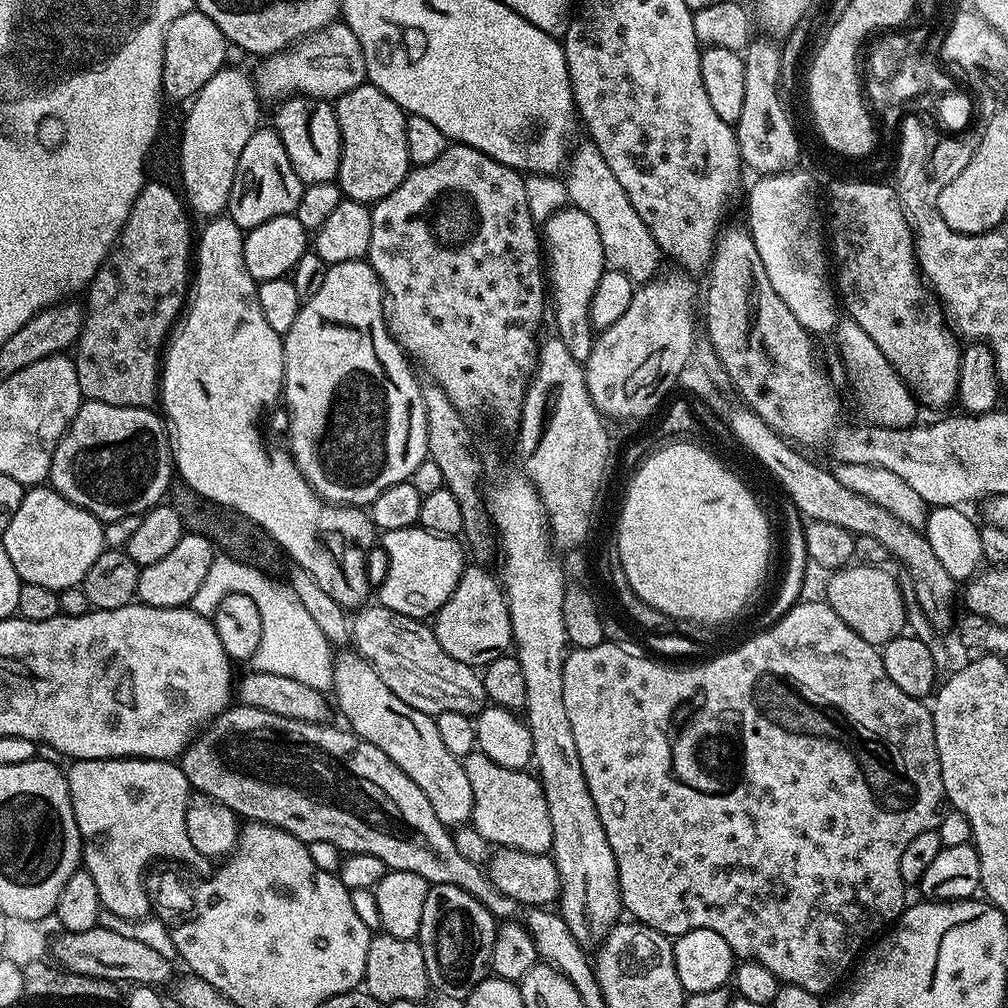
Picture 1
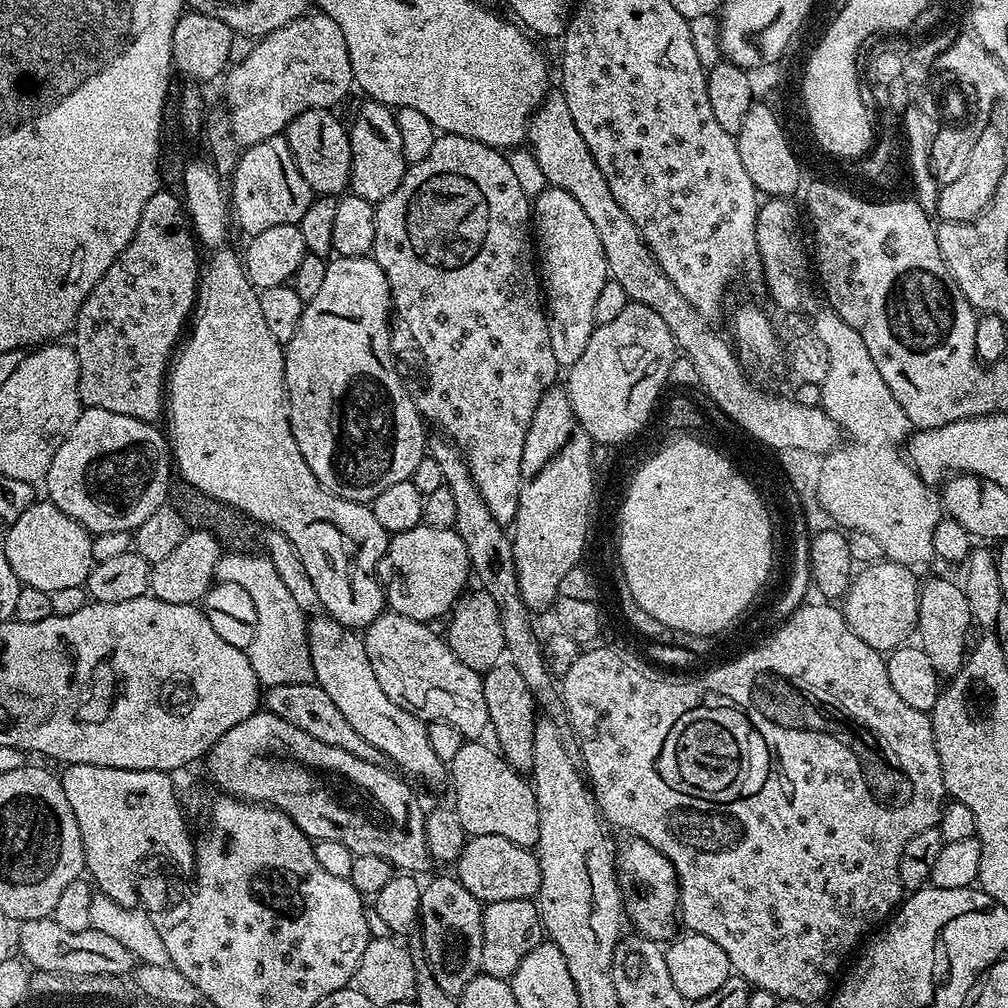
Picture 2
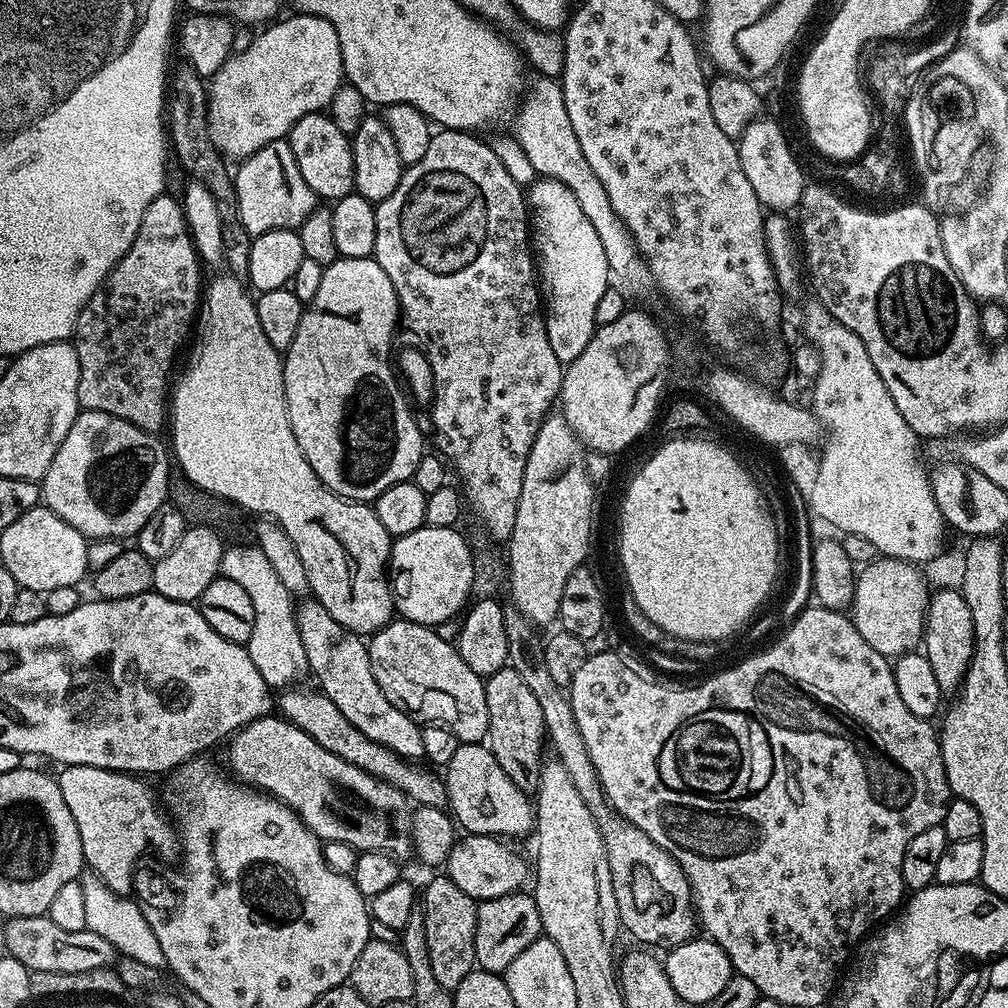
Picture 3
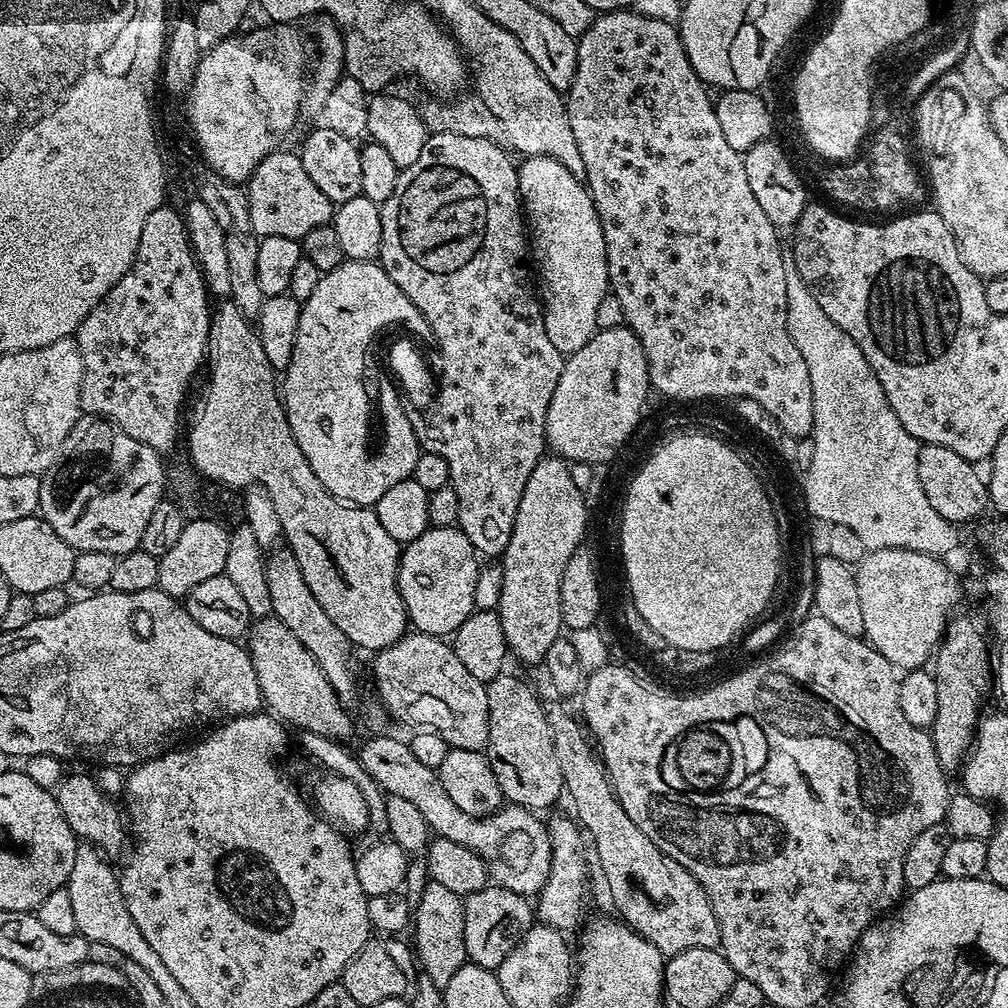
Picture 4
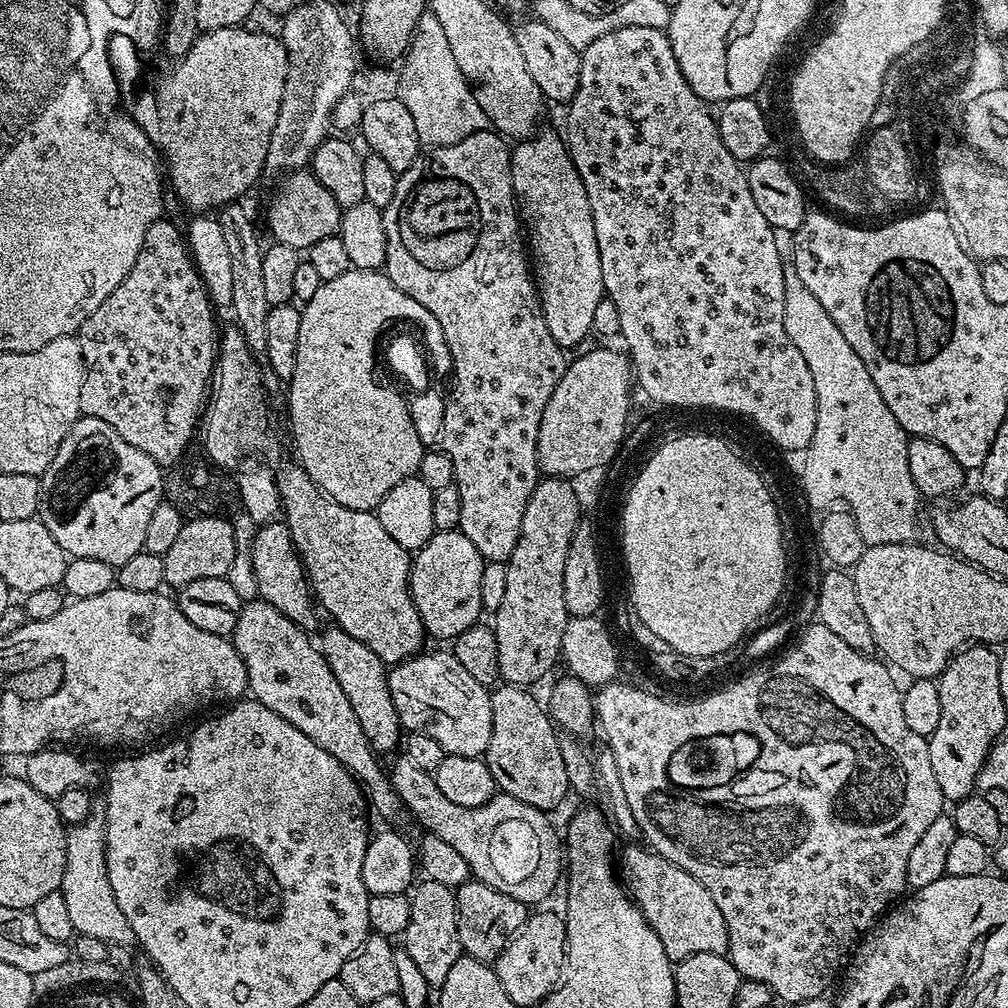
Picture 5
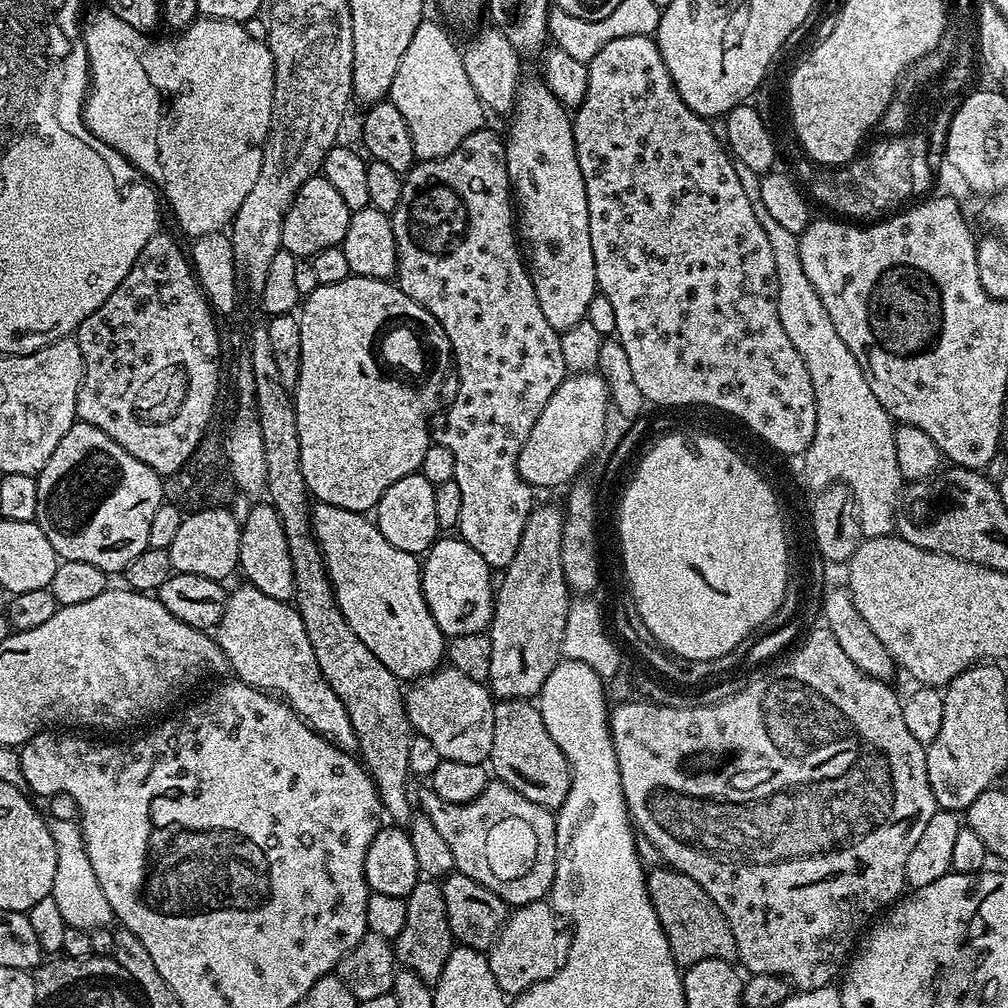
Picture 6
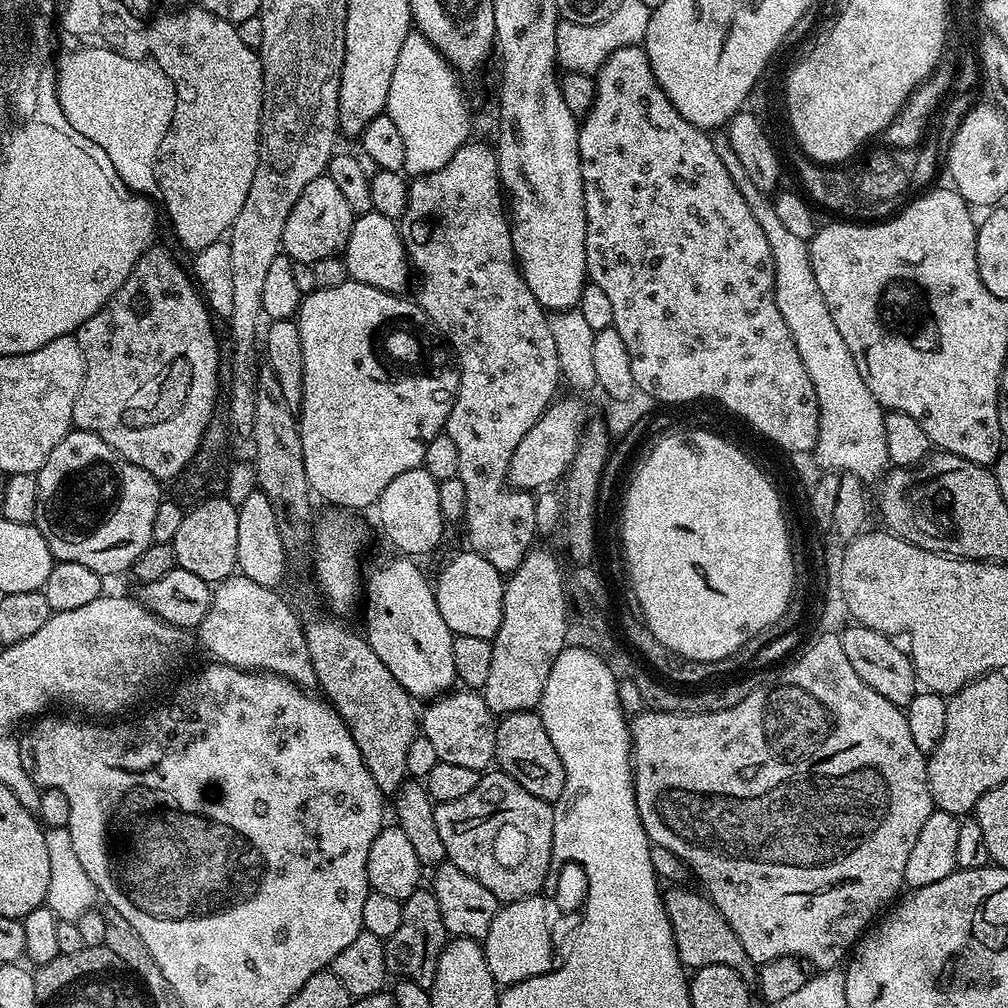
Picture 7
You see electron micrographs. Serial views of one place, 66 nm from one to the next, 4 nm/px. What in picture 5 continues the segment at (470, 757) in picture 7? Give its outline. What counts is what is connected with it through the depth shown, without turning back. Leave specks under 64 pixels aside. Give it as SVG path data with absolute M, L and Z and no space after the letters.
M428 651L388 668L390 698L394 698L401 725L408 732L430 734L447 755L483 757L490 746L492 725L489 689L477 682L451 651Z

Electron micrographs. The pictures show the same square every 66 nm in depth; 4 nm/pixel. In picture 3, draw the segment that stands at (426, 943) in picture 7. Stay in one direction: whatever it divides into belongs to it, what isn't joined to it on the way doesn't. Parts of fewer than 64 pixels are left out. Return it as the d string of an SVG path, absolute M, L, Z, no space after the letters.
M436 874L433 881L425 886L422 891L422 901L425 908L426 943L430 952L430 967L434 970L434 978L439 985L449 990L455 990L458 982L466 978L477 967L476 955L474 954L474 926L476 925L477 901L470 899L454 882L450 882L447 875Z

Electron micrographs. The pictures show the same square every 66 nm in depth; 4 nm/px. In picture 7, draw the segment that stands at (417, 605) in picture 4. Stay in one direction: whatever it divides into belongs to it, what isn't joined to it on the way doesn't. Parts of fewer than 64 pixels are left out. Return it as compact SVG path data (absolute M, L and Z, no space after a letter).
M463 550L453 560L444 564L444 569L437 576L434 576L434 591L438 602L438 614L450 626L453 636L465 636L470 634L473 638L486 638L492 640L498 634L502 626L502 602L504 601L505 577L486 558L482 558L477 552Z

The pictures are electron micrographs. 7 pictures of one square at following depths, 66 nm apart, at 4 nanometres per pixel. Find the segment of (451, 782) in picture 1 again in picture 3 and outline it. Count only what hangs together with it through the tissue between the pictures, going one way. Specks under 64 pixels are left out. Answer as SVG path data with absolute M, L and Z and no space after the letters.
M307 598L295 605L295 618L298 634L301 635L302 646L305 647L308 659L307 671L316 675L320 683L319 691L346 714L346 722L350 722L366 738L386 745L409 758L423 757L421 725L407 712L398 710L382 694L374 674L370 670L368 645L354 632L348 632L326 610L326 606L319 604L315 598Z

